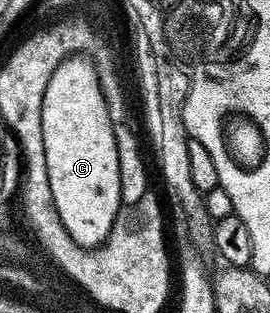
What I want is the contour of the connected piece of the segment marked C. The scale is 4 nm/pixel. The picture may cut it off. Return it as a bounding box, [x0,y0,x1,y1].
[39,54,123,249]

